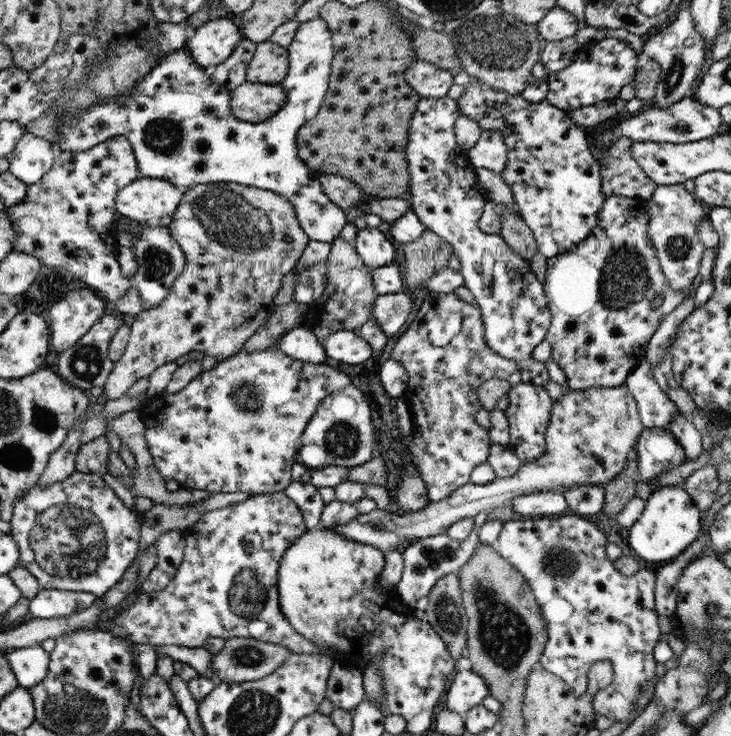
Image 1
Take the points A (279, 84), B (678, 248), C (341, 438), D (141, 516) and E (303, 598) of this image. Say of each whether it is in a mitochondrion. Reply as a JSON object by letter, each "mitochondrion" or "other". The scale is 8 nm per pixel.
{"A":"other","B":"mitochondrion","C":"mitochondrion","D":"other","E":"other"}

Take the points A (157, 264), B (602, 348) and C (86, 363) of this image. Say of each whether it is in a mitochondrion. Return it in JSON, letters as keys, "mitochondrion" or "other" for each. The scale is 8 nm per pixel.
{"A":"mitochondrion","B":"other","C":"mitochondrion"}

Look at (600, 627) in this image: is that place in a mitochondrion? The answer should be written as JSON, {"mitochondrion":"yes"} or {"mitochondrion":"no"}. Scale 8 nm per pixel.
{"mitochondrion":"no"}

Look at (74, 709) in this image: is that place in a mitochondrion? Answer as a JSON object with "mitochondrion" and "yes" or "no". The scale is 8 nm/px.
{"mitochondrion":"yes"}

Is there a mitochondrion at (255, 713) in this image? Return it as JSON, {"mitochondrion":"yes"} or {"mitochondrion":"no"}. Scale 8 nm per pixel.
{"mitochondrion":"yes"}

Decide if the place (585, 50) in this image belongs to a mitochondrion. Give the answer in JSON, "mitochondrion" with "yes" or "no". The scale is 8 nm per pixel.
{"mitochondrion":"no"}

